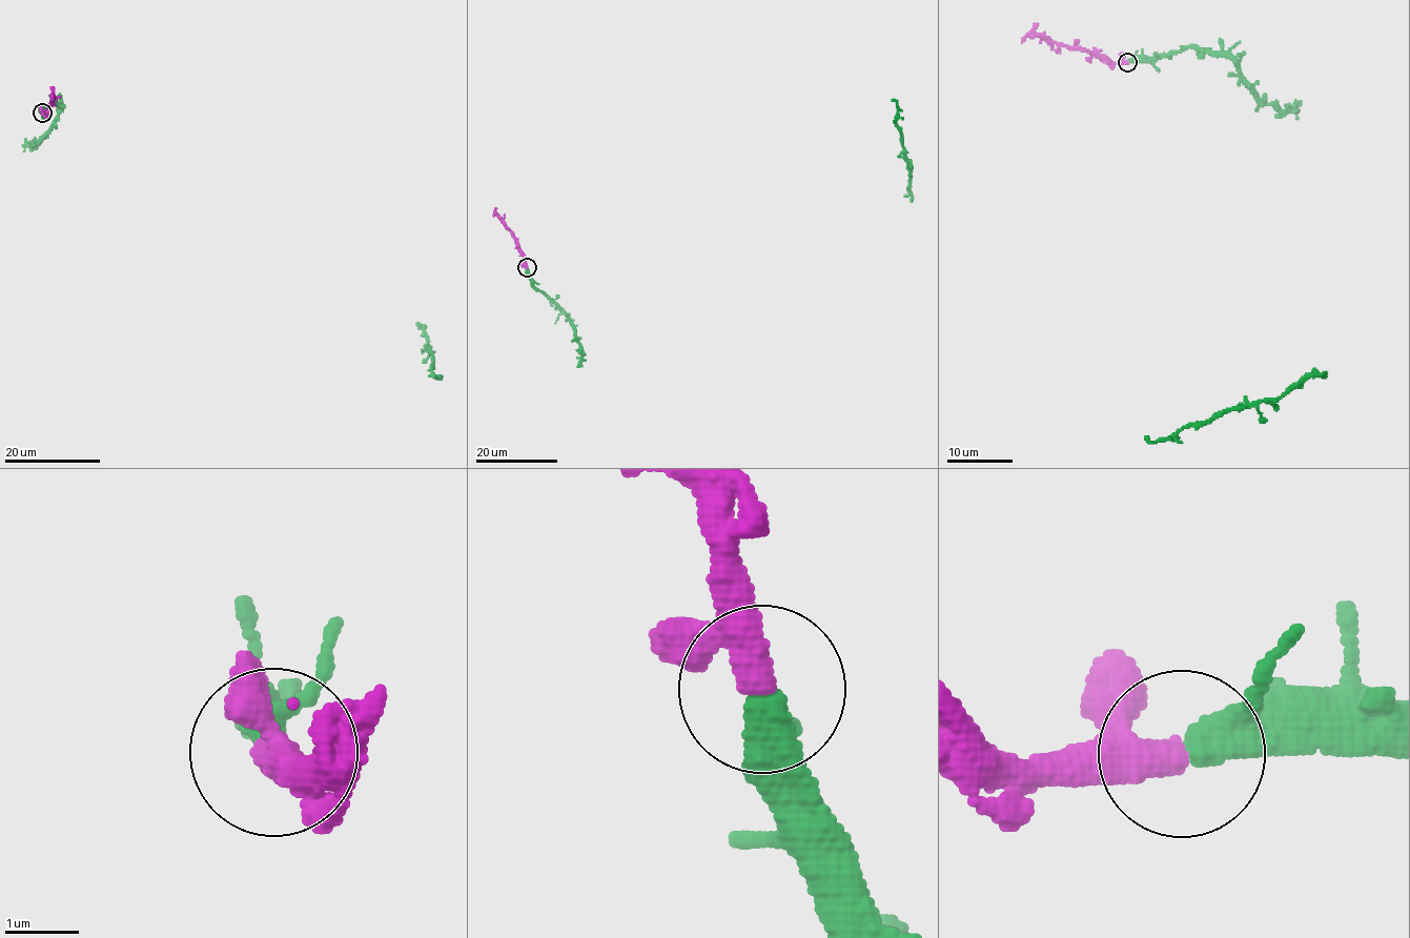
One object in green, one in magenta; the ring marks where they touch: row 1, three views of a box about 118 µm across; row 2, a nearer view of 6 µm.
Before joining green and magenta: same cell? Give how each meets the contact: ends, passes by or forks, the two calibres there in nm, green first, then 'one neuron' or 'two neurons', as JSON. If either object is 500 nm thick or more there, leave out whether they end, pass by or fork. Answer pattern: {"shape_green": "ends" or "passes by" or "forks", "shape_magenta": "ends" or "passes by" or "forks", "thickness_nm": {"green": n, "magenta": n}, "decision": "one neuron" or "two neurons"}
{"shape_green": "passes by", "shape_magenta": "passes by", "thickness_nm": {"green": 340, "magenta": 320}, "decision": "one neuron"}

